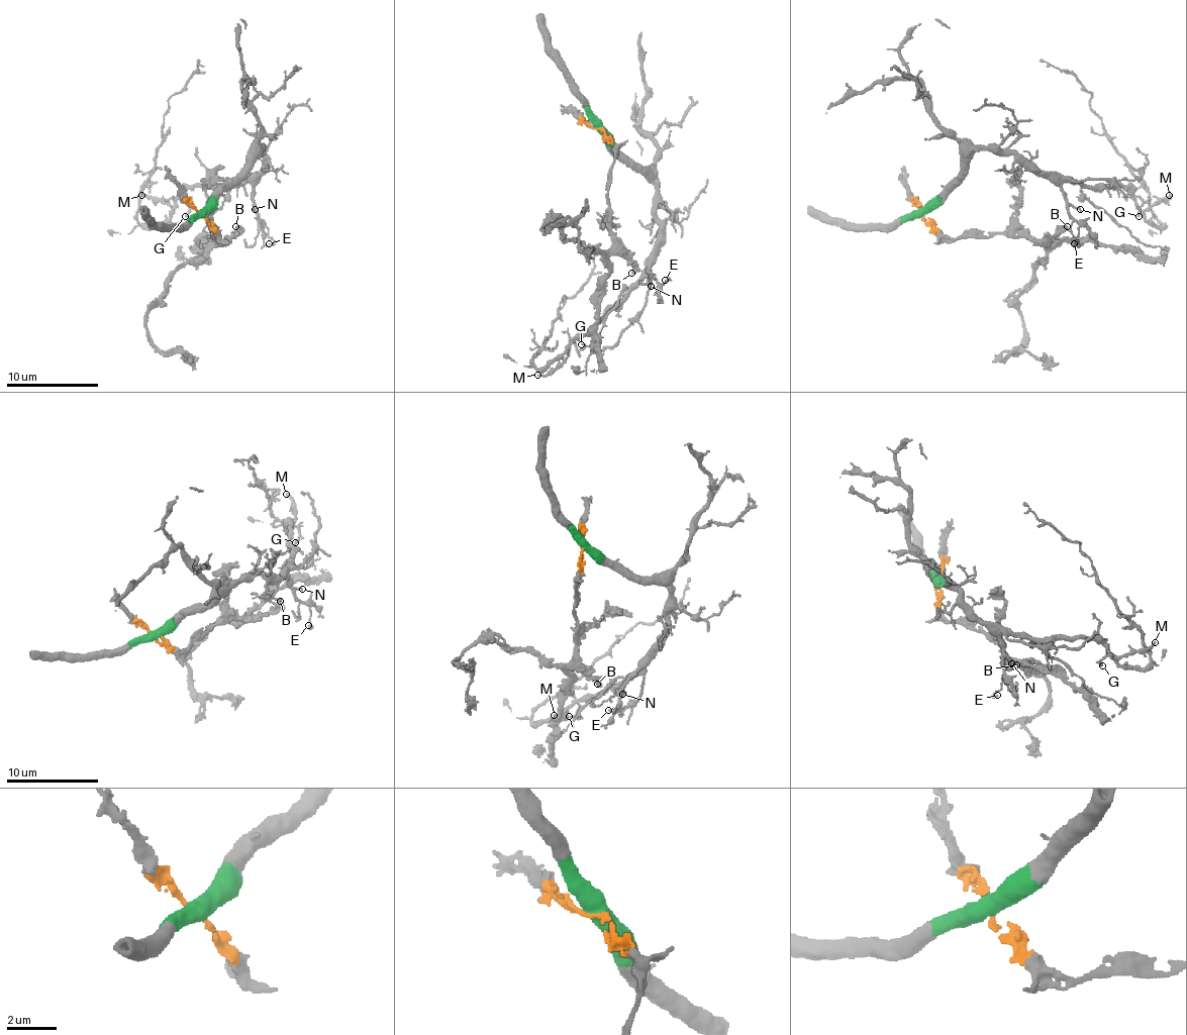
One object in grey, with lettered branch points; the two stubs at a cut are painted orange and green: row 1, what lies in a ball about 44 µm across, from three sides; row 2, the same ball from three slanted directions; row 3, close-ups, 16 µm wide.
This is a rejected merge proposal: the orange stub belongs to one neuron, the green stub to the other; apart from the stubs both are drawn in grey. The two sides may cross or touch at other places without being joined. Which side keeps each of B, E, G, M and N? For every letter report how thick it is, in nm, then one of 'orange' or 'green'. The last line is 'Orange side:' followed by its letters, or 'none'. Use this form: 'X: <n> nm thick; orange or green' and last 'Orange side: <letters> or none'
B: 240 nm thick; orange
E: 120 nm thick; green
G: 120 nm thick; green
M: 200 nm thick; green
N: 120 nm thick; green
Orange side: B

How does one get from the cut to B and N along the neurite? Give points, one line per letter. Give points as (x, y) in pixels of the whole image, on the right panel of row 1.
B: (922, 214), (950, 237), (1025, 233), (1036, 239), (1051, 239), (1067, 226)
N: (922, 214), (979, 150), (1029, 160), (1060, 187), (1064, 198), (1080, 210)

